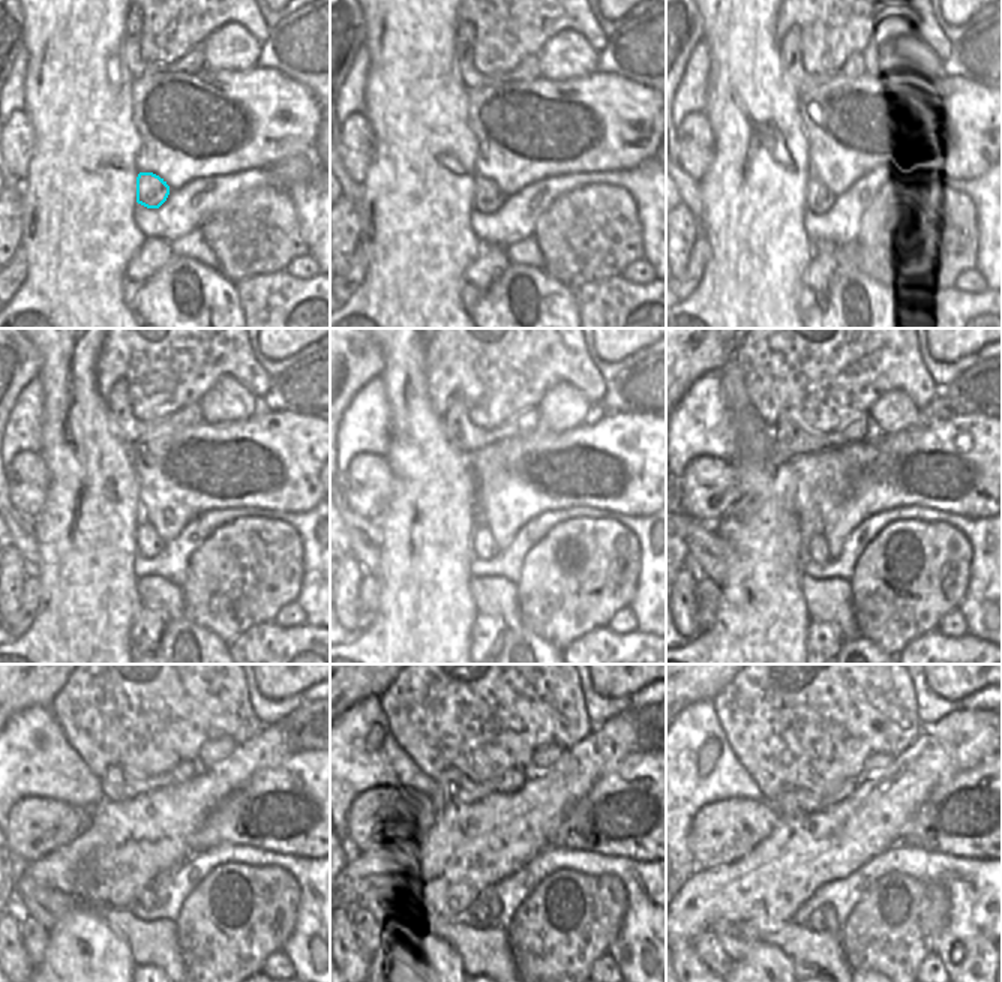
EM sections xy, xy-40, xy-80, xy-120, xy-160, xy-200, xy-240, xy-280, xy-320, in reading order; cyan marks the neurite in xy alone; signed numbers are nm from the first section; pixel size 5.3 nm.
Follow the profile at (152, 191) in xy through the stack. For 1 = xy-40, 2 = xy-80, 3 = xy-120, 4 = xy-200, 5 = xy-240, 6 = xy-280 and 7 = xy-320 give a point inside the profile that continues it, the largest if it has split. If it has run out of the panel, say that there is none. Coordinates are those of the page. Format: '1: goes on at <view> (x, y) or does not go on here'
1: goes on at xy-40 (486, 197)
2: goes on at xy-80 (819, 200)
3: goes on at xy-120 (149, 543)
4: goes on at xy-200 (818, 547)
5: goes on at xy-240 (147, 897)
6: goes on at xy-280 (482, 919)
7: goes on at xy-320 (816, 922)

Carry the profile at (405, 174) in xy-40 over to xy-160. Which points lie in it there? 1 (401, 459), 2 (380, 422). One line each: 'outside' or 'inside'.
1: inside
2: outside

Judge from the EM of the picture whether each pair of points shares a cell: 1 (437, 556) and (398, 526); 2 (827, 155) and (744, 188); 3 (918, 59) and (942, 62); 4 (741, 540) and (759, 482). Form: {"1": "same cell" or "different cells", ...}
{"1": "same cell", "2": "different cells", "3": "different cells", "4": "same cell"}

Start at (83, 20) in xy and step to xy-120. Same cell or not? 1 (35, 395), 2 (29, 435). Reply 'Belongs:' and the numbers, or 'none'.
Belongs: none

